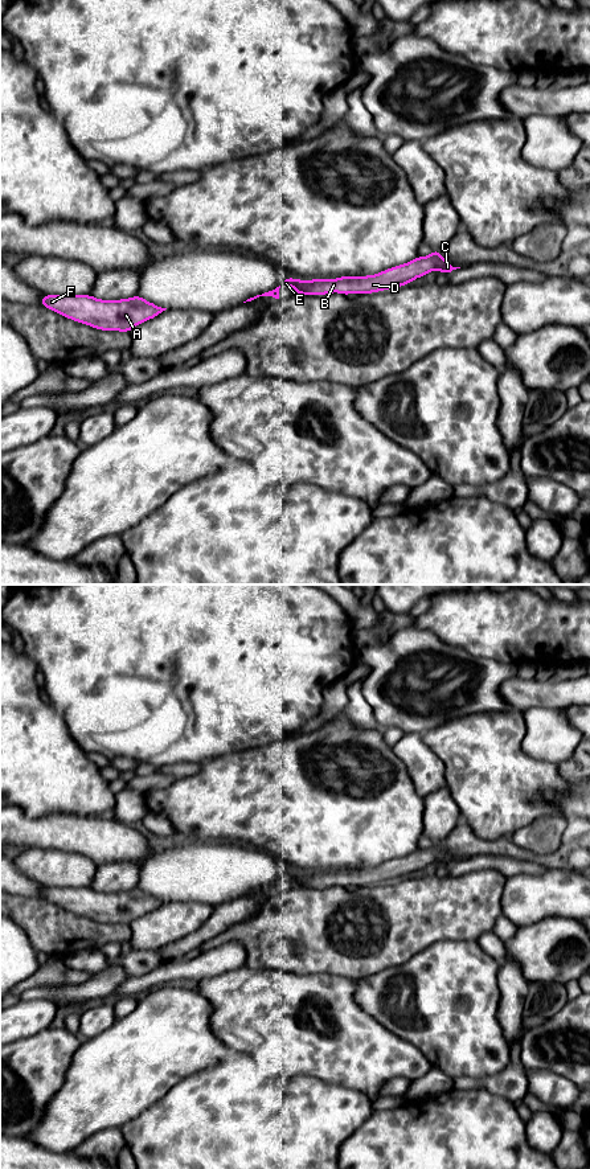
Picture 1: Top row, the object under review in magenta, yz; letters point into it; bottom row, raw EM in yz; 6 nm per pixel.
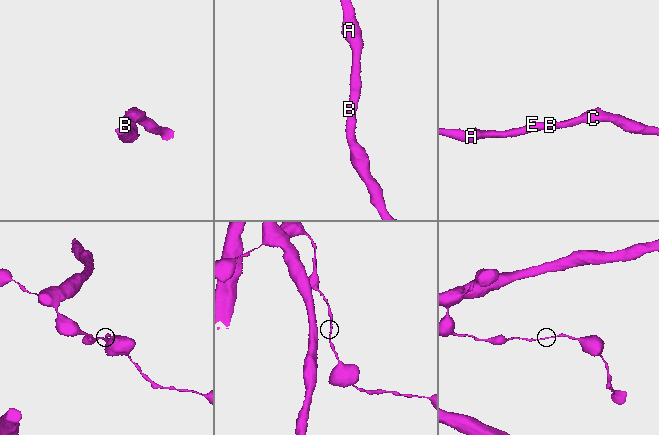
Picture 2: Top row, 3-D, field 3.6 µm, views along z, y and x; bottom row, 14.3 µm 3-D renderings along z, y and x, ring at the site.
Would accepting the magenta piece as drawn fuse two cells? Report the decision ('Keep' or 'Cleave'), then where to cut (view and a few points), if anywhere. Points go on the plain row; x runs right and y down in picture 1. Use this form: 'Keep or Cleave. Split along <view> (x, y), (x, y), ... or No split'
Keep. No split

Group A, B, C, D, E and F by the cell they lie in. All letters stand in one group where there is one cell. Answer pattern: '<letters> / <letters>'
A B C D E F

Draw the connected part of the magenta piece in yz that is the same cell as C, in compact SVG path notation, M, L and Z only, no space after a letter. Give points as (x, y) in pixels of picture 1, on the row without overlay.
M433 842L433 845L431 845L429 849L417 849L415 852L413 852L413 853L405 856L405 857L400 857L400 858L396 858L396 860L384 862L384 864L381 864L381 865L378 865L378 866L374 866L374 867L366 867L366 869L340 869L340 870L336 870L336 871L311 871L311 873L300 873L300 871L295 871L295 870L288 870L288 869L286 869L286 870L283 871L283 874L282 874L282 877L280 877L279 879L276 879L275 882L269 883L269 885L265 885L265 886L262 886L262 887L257 887L257 889L254 889L254 890L250 890L250 891L247 891L246 894L251 894L251 893L254 893L254 891L257 891L257 890L259 890L259 889L273 889L273 890L275 890L275 891L279 891L279 881L280 881L282 878L295 881L295 882L296 882L296 886L295 886L295 887L327 887L327 886L332 886L332 885L339 885L339 886L344 886L344 887L349 889L351 886L355 886L355 885L360 885L361 887L364 887L364 886L373 886L373 885L378 885L378 883L384 883L384 882L389 882L389 881L402 879L402 878L405 878L405 877L411 875L411 874L413 874L414 871L417 871L417 870L421 870L421 869L427 867L429 865L431 865L431 864L434 864L434 862L439 862L441 865L451 865L452 862L456 862L456 861L460 861L460 860L452 860L452 858L450 857L450 854L441 848L441 842Z

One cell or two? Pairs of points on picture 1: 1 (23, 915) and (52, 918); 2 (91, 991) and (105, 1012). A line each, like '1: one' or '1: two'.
1: one
2: two

